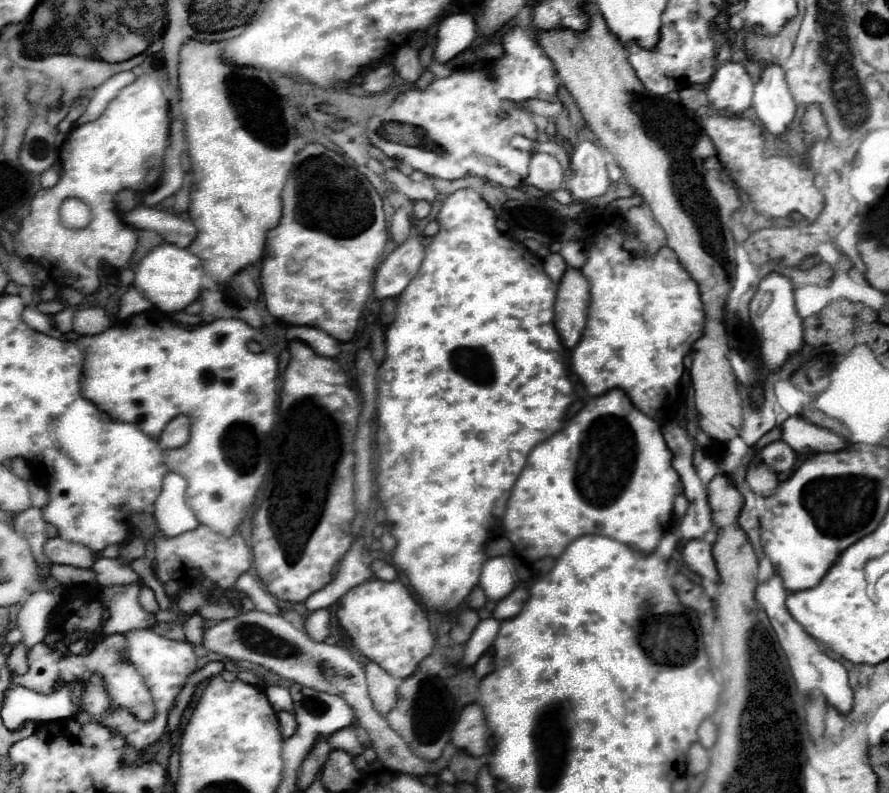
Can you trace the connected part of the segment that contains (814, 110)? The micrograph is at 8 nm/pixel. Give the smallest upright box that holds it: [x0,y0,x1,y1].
[803,106,827,142]

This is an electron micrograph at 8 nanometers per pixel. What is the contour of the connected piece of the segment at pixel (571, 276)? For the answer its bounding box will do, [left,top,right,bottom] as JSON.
[555,268,589,350]

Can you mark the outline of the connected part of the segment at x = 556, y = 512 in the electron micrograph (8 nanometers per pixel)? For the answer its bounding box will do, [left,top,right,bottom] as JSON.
[503,390,683,564]

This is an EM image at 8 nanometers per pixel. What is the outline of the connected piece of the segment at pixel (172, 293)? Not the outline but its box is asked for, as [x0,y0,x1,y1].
[135,244,203,314]

